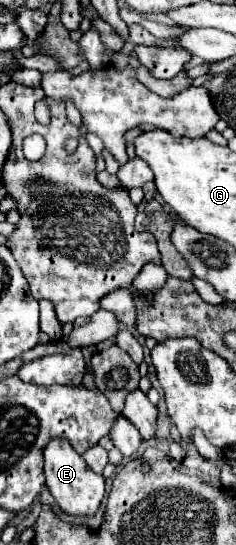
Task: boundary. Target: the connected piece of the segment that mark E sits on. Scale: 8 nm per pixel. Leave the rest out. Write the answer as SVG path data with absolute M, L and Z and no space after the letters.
M52 438L44 448L44 474L46 486L56 498L58 506L72 516L94 514L104 498L104 476L96 474L88 468L84 458L72 448L72 444L64 438Z

